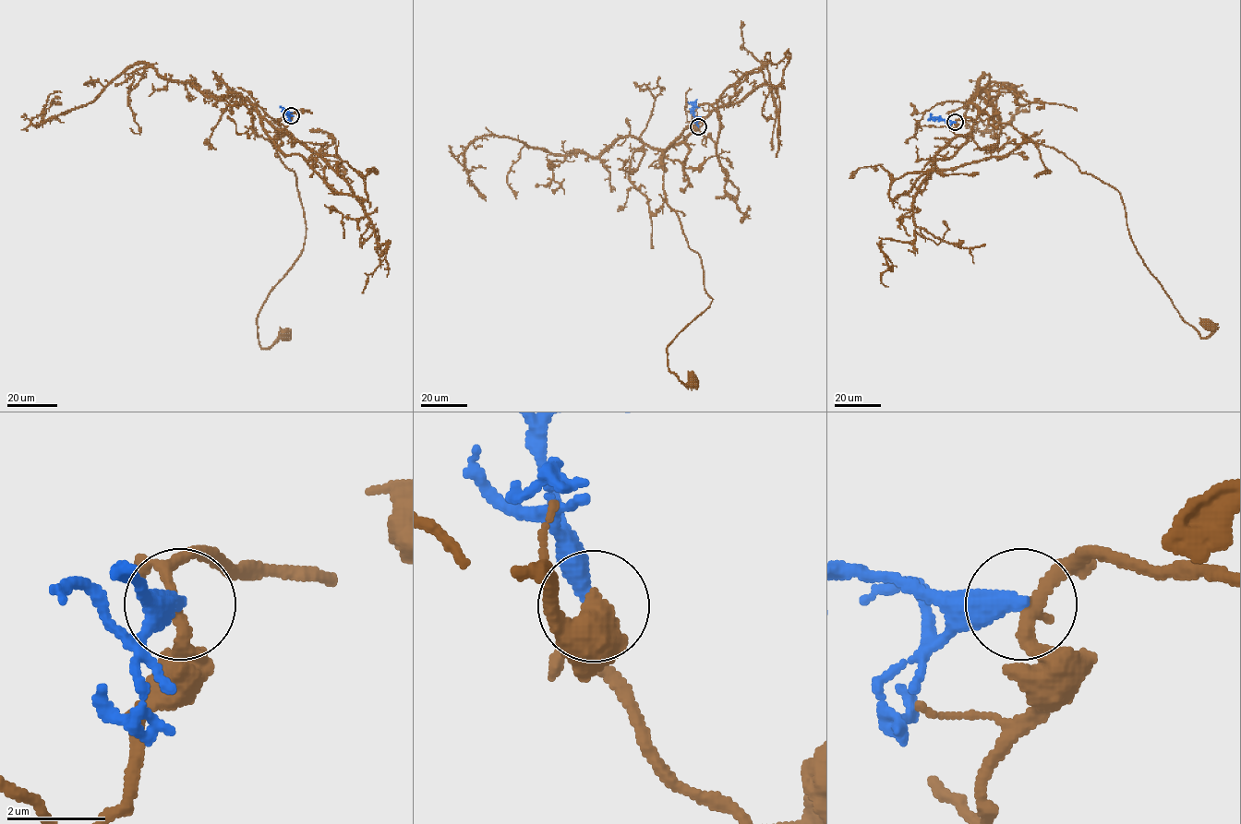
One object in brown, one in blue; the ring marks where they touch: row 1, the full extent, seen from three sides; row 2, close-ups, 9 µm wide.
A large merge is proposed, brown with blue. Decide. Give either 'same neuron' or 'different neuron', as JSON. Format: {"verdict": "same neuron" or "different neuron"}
{"verdict": "different neuron"}

